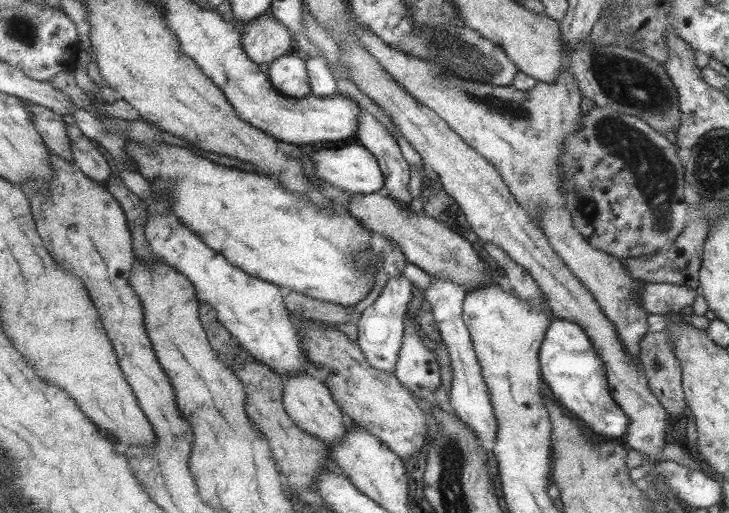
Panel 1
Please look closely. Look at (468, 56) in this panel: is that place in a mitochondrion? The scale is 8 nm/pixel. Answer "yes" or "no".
yes

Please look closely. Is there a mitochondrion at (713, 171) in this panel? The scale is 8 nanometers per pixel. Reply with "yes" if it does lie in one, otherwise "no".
yes

